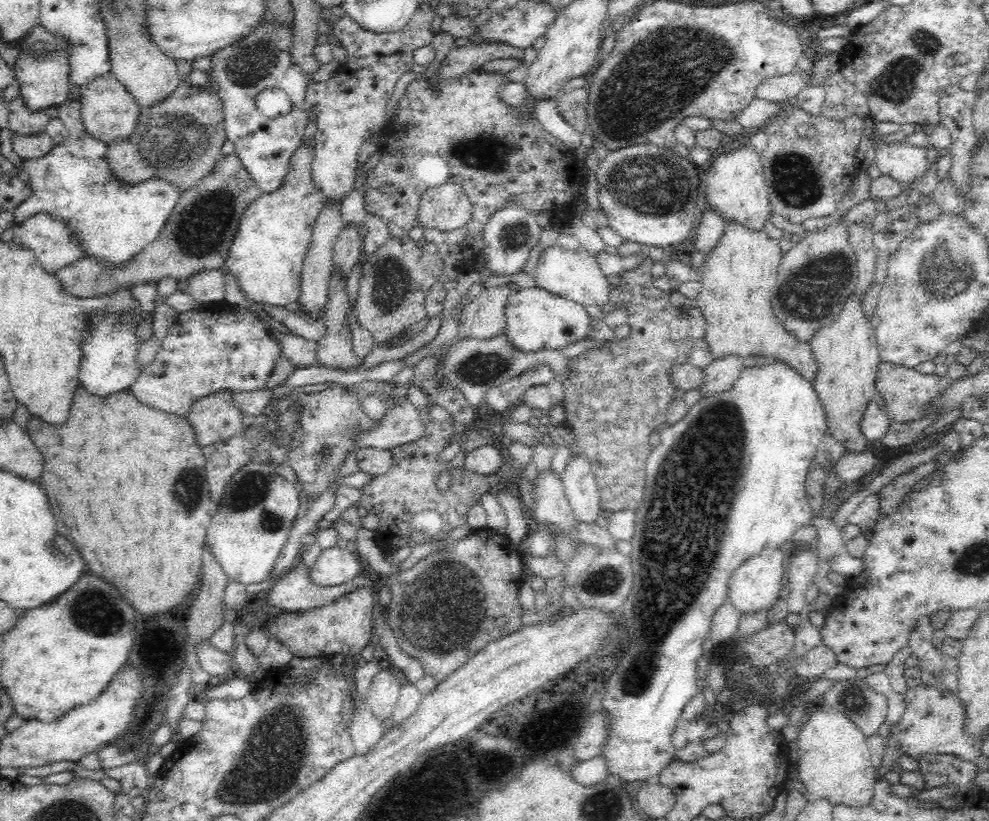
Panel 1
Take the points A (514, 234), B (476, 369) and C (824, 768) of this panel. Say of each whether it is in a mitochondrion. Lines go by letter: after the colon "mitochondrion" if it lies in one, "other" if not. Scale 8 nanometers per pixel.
A: mitochondrion
B: mitochondrion
C: other

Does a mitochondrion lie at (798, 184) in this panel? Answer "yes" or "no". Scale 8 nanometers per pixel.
yes

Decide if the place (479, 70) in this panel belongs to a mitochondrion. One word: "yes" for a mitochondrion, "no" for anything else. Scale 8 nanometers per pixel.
no

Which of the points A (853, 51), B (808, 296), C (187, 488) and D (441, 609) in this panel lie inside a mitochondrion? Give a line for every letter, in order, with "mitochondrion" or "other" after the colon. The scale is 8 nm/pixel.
A: other
B: mitochondrion
C: mitochondrion
D: mitochondrion

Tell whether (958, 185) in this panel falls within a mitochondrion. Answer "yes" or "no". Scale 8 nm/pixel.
no

